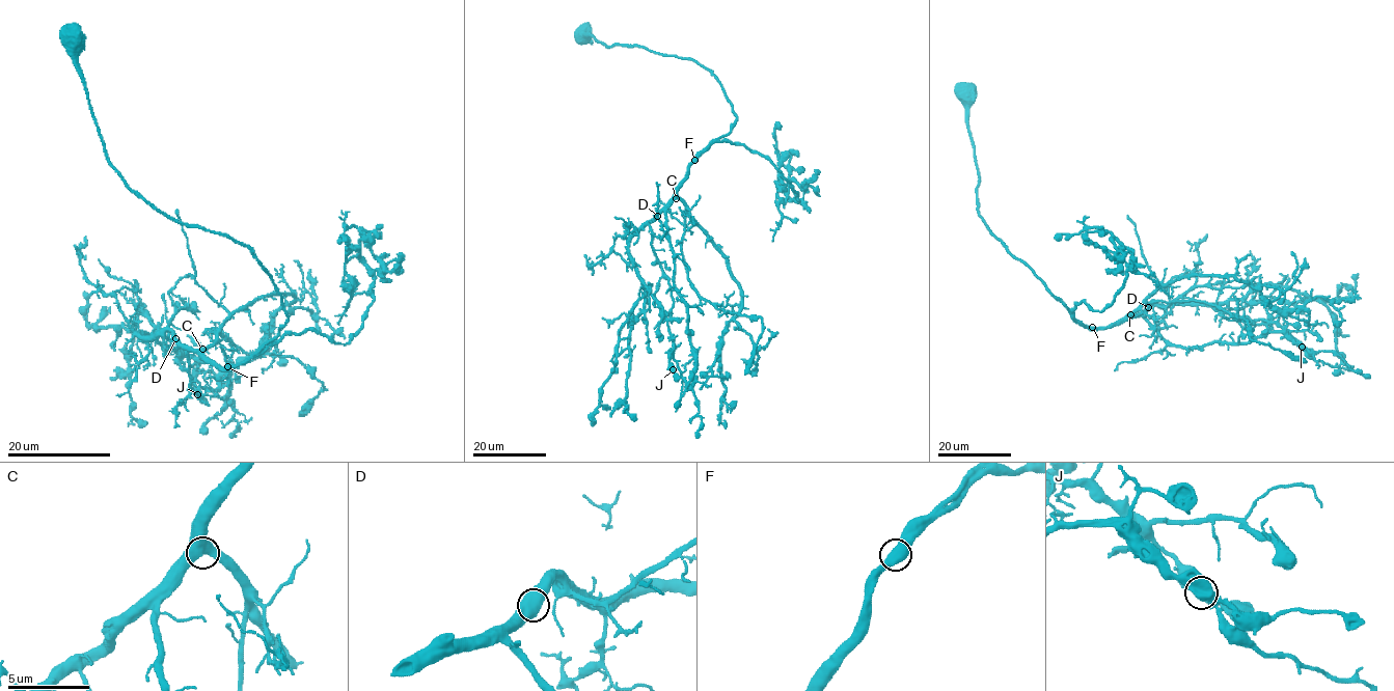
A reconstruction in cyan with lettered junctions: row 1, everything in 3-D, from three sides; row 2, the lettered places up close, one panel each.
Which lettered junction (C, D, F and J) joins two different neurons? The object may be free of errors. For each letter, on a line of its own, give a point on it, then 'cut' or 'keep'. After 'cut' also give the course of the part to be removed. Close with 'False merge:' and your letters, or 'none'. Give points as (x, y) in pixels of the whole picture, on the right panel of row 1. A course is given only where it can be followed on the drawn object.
C: place (1130, 314); keep
D: place (1148, 307); keep
F: place (1092, 327); keep
J: place (1302, 347); keep
False merge: none

